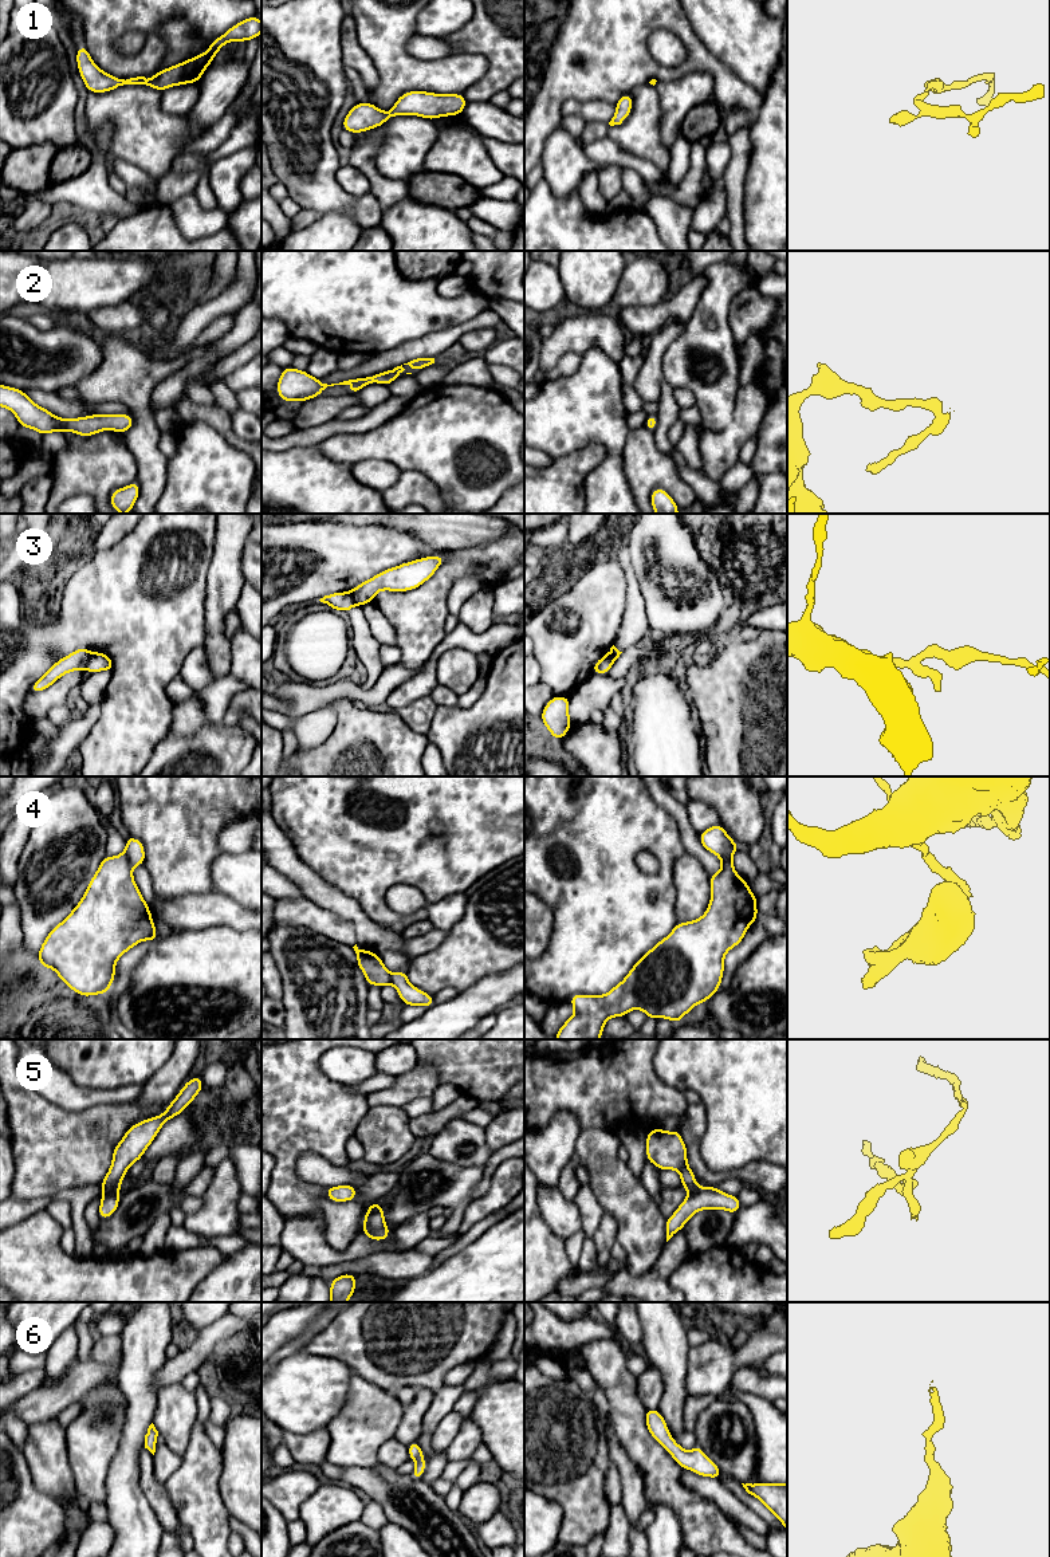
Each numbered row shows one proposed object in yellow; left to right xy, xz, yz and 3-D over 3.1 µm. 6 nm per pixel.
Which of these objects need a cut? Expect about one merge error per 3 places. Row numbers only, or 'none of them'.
3, 4, 5

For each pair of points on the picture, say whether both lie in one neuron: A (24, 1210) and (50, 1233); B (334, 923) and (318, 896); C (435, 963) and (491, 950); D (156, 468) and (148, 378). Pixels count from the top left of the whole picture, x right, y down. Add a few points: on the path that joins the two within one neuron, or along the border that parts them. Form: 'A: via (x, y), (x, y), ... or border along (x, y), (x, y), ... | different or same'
A: border along (44, 1208), (14, 1225) | different
B: border along (306, 896), (318, 905), (353, 923) | different
C: via (448, 963), (456, 963), (471, 950), (478, 950) | same
D: via (145, 445), (142, 401) | same

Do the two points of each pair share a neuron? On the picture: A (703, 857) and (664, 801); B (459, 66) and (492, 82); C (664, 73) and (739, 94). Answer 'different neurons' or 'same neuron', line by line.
A: same neuron
B: different neurons
C: same neuron

